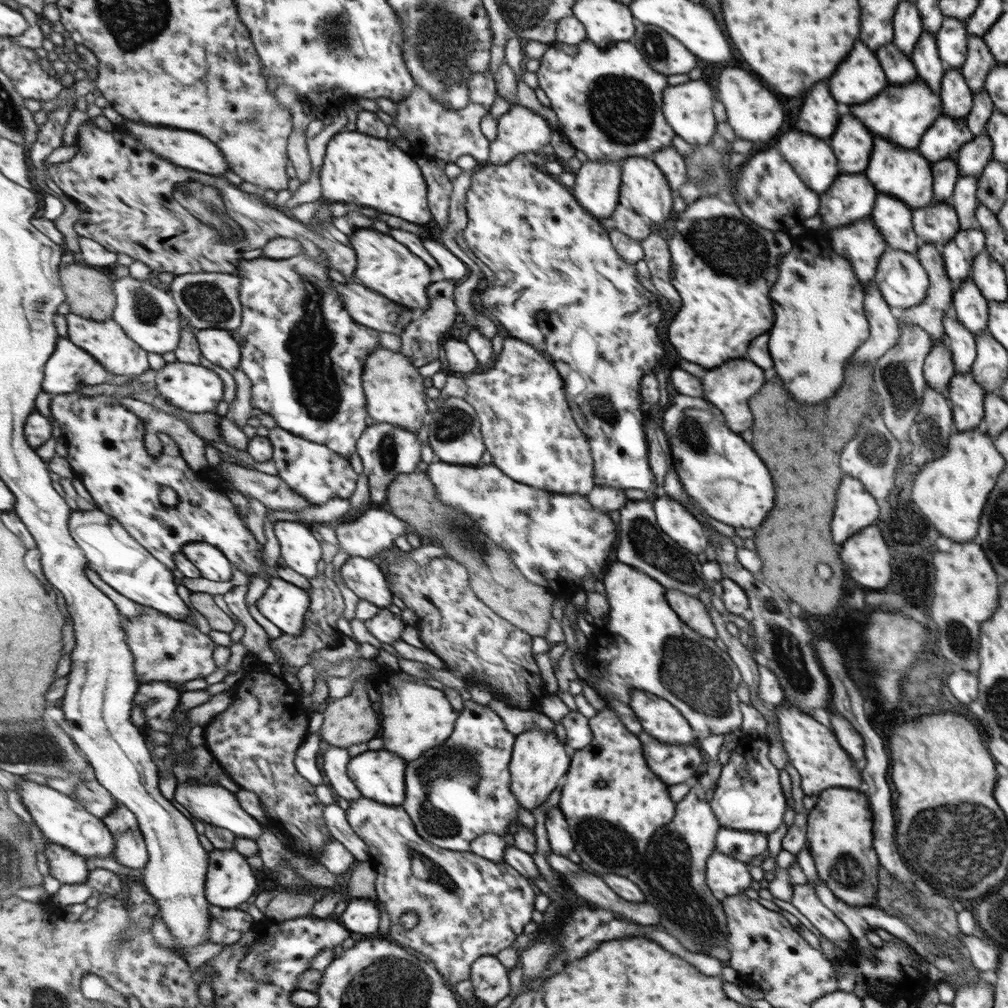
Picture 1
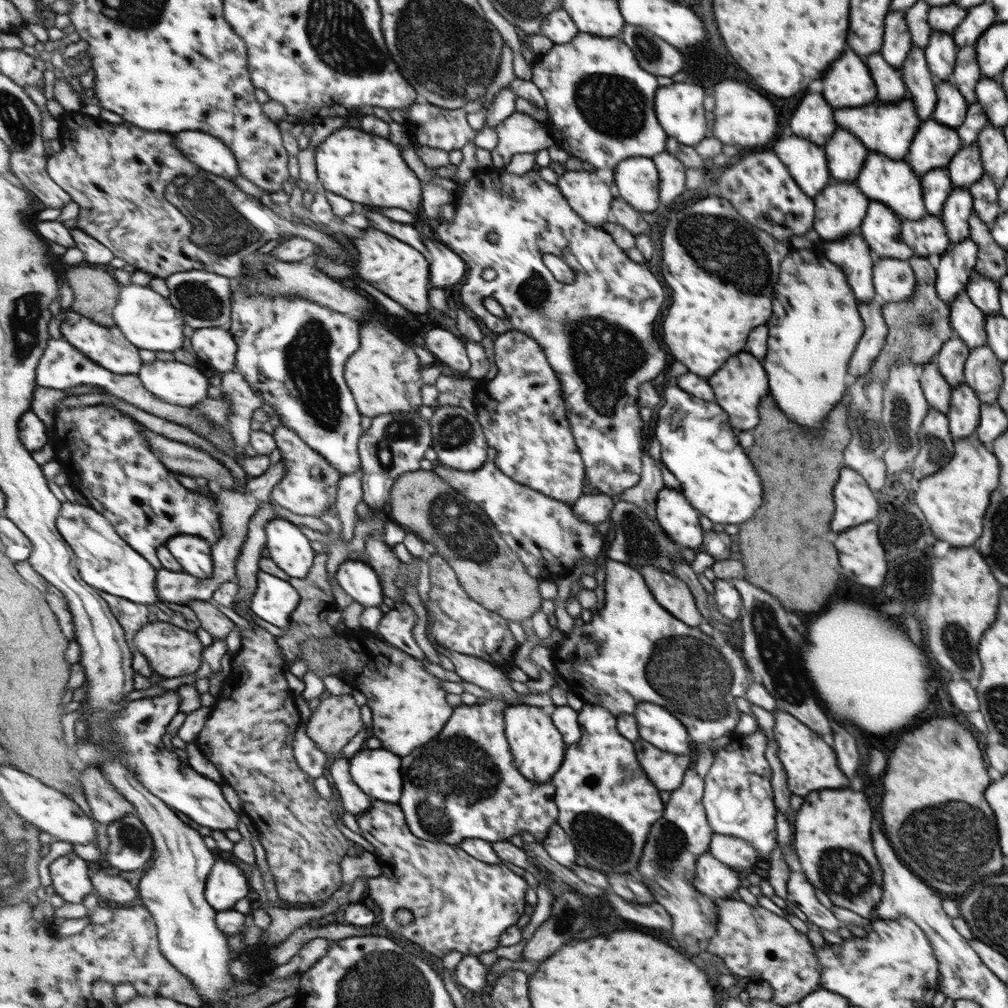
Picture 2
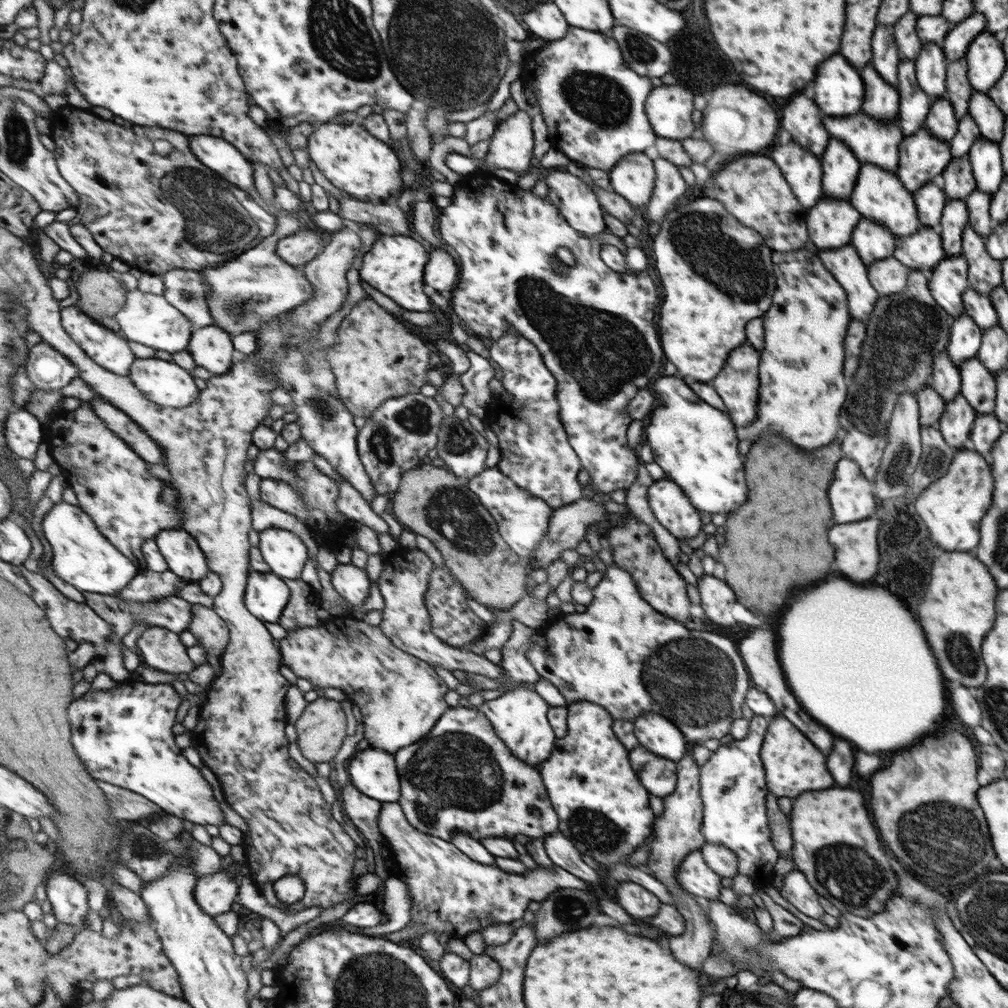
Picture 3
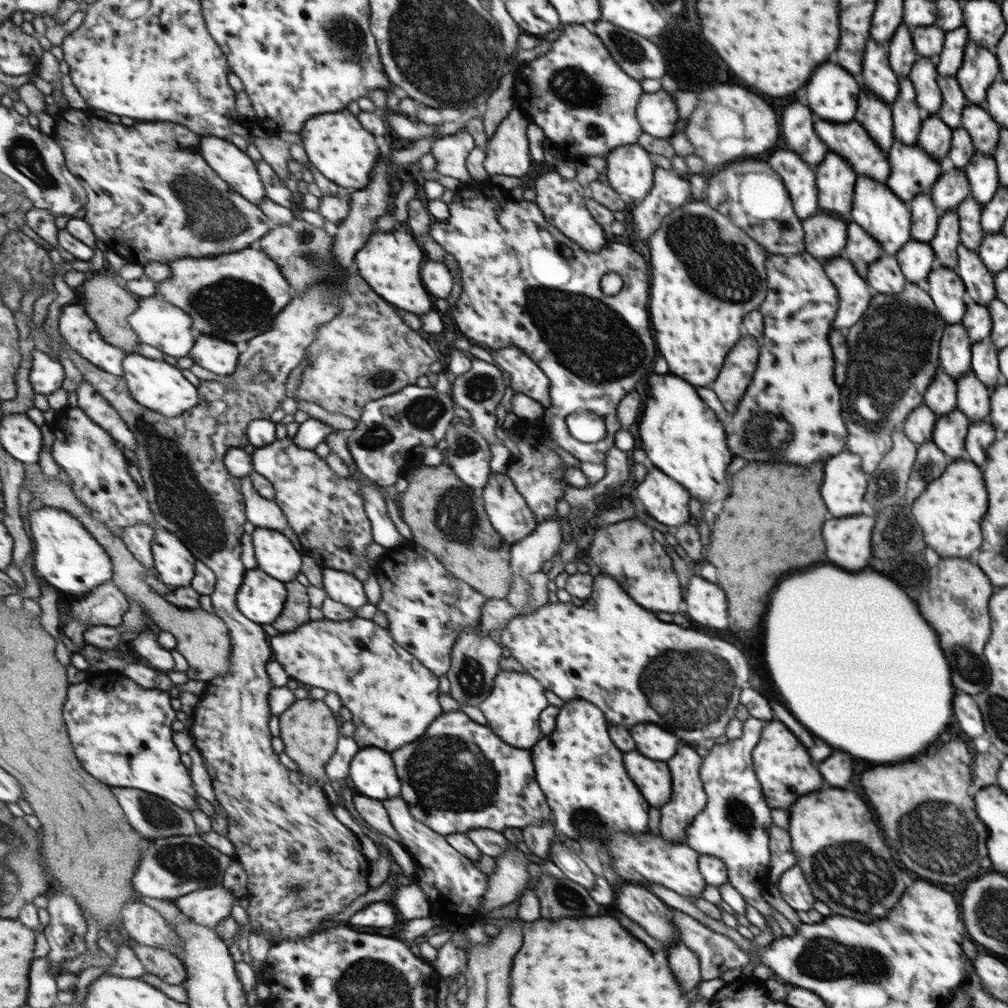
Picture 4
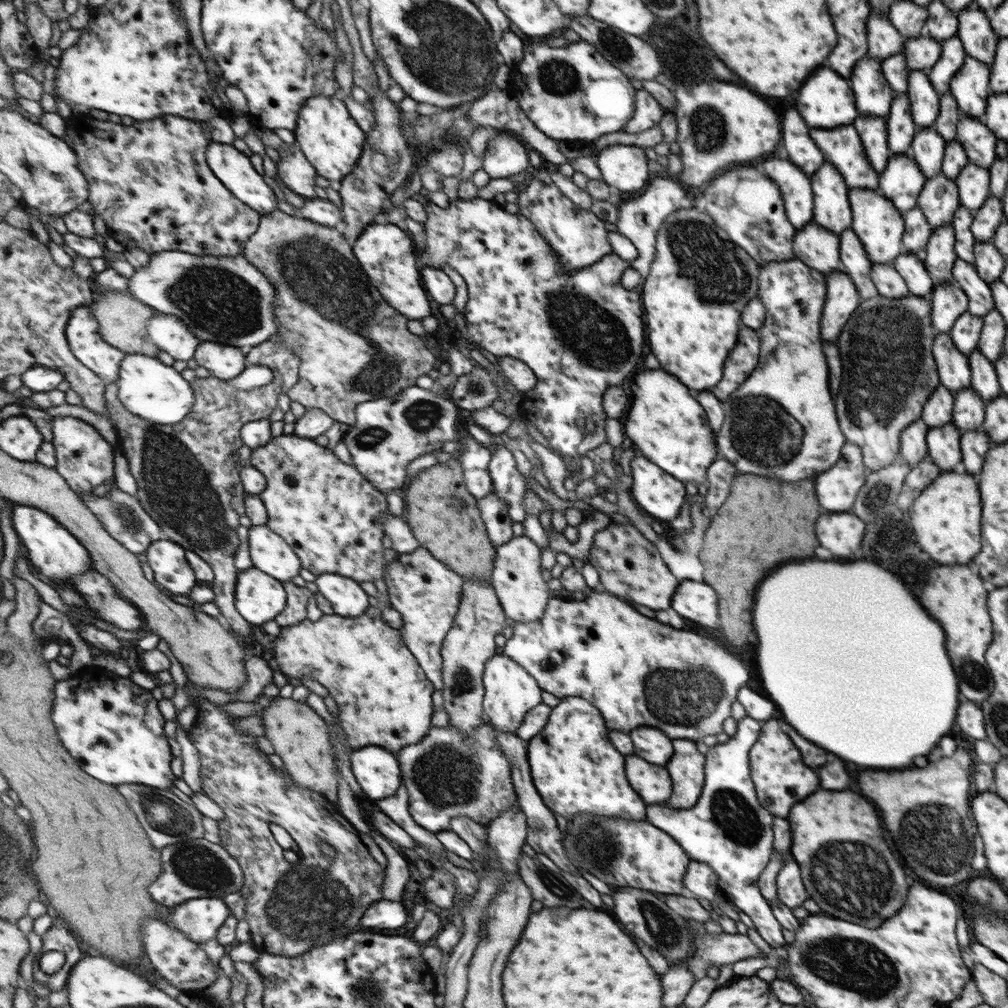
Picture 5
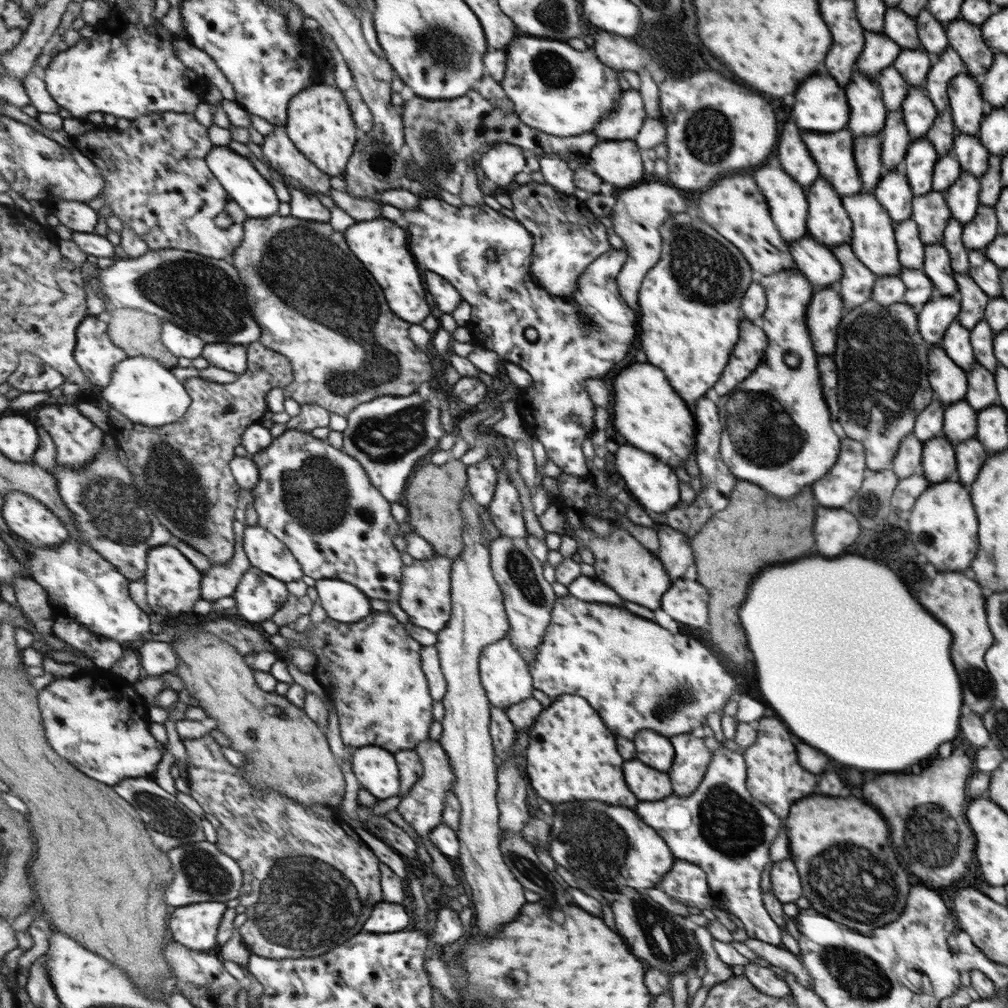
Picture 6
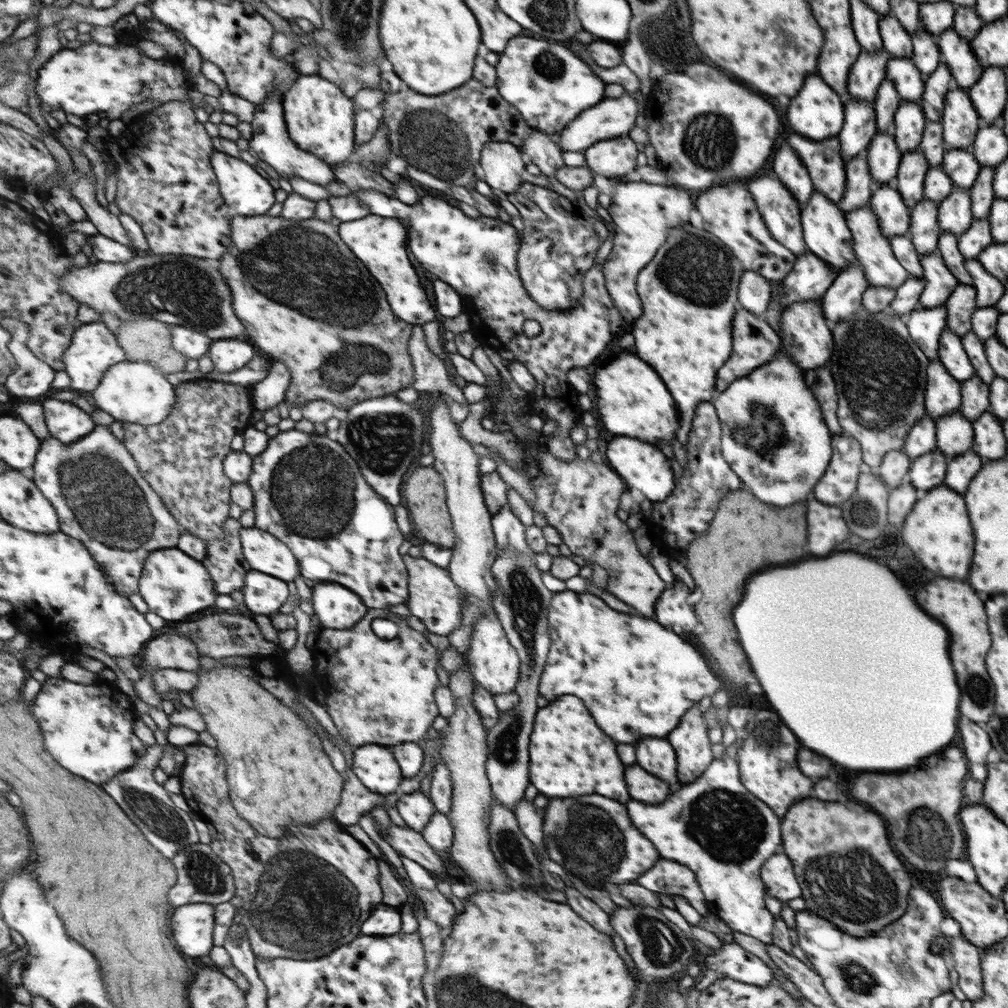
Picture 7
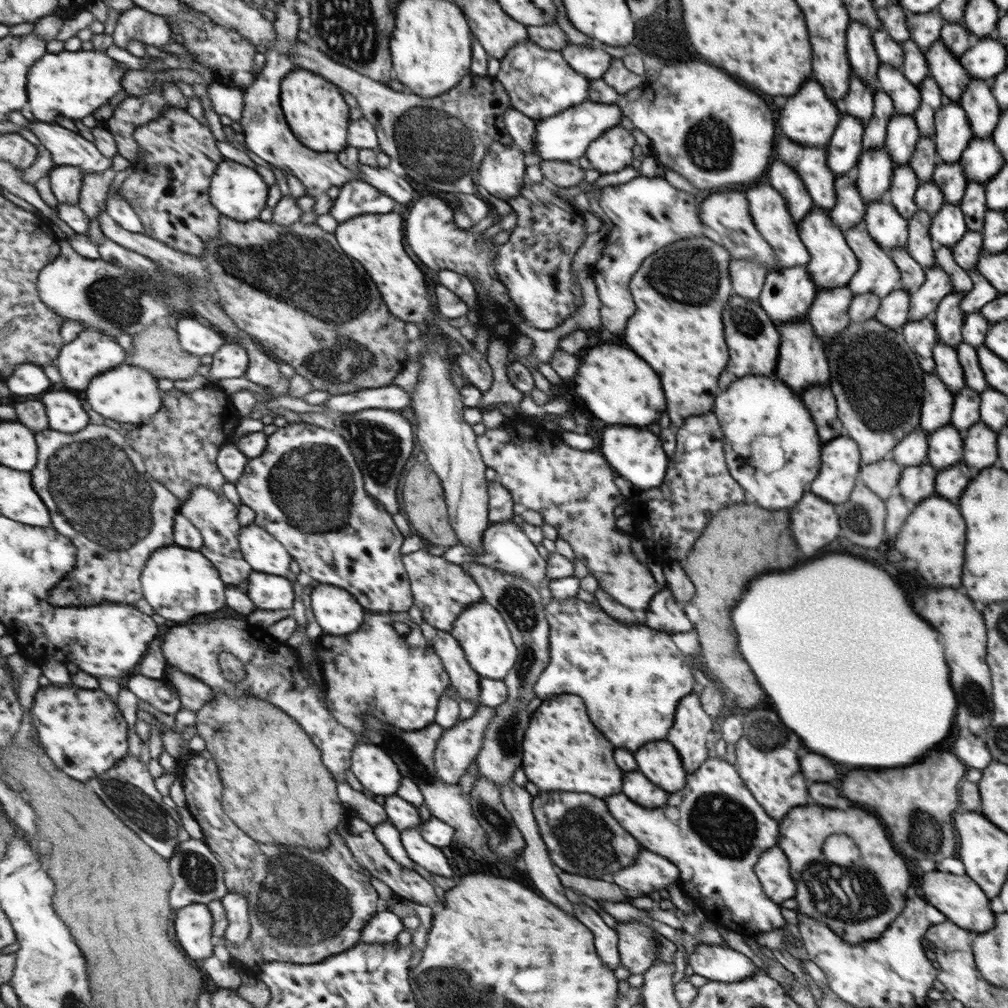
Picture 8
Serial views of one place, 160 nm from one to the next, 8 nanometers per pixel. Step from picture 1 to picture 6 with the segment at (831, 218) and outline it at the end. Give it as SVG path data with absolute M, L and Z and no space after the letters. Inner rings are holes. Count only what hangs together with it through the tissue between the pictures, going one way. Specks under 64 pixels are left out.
M803 235L801 239L789 244L790 253L793 254L794 267L806 276L811 288L821 290L838 284L842 279L842 266L824 244Z

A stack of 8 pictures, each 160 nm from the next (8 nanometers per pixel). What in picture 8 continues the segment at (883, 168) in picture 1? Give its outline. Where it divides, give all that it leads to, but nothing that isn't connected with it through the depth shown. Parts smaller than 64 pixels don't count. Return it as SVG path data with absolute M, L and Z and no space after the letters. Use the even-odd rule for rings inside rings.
M859 224L844 233L847 246L853 252L858 263L857 271L846 286L852 294L871 293L883 298L892 290L898 289L900 285L899 271L895 268L895 264L887 252L875 244L864 224Z

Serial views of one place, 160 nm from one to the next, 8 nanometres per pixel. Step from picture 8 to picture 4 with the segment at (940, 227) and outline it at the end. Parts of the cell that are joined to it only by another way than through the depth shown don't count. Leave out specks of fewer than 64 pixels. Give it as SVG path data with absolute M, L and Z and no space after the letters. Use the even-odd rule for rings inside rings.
M974 150L962 171L970 186L969 196L979 204L987 204L999 186L996 162L992 155L984 155Z

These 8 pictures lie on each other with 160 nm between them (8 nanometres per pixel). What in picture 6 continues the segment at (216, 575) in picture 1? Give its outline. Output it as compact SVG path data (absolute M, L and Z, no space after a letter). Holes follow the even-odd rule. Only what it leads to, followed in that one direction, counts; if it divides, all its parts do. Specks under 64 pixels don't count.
M175 544L153 547L148 556L148 569L145 582L147 586L147 602L154 614L164 618L178 616L181 612L194 612L195 603L202 598L202 582L204 573L191 561L186 553Z

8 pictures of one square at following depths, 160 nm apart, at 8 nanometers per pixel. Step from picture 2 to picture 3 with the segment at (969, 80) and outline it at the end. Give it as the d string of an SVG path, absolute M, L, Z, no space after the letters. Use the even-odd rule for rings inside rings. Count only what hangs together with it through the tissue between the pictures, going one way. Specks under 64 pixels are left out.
M964 57L947 63L946 65L945 99L951 103L957 120L968 113L968 104L973 91L972 86L969 84L966 72L967 65Z

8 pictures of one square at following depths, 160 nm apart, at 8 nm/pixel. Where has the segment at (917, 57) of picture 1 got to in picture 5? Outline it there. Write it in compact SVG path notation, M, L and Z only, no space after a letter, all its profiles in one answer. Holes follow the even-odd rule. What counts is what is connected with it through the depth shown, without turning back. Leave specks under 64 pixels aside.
M906 93L894 96L890 112L885 119L891 154L903 154L909 148L909 142L915 134L915 123L910 113L910 99Z

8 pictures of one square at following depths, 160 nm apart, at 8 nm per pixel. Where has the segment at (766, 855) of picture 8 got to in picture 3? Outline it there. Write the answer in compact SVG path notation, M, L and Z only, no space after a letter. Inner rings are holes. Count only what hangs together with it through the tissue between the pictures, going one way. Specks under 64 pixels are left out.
M795 869L787 872L782 881L780 895L805 916L820 920L824 913L823 908L817 902L814 888L805 880L805 874Z

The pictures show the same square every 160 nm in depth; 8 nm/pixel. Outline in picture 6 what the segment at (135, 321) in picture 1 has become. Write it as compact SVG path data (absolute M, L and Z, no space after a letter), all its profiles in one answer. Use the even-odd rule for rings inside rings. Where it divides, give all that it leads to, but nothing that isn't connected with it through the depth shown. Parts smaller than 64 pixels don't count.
M169 321L165 322L162 333L163 344L175 355L181 358L199 358L206 347L206 341L186 329L179 328Z

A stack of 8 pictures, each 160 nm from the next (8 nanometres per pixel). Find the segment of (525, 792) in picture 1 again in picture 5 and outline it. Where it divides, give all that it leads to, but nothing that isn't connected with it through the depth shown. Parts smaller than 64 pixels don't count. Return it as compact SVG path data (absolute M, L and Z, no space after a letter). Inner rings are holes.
M503 651L496 654L486 666L484 685L486 686L484 708L488 721L492 726L494 724L494 728L501 733L517 735L529 712L543 702L543 696L541 696L543 689L539 686L537 679L531 676L522 664L515 662Z

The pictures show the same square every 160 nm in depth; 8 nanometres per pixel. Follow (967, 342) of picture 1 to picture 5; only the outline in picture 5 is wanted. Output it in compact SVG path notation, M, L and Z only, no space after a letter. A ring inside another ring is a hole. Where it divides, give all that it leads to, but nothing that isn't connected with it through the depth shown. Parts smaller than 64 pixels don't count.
M938 384L922 406L922 421L928 428L943 427L953 419L954 394Z

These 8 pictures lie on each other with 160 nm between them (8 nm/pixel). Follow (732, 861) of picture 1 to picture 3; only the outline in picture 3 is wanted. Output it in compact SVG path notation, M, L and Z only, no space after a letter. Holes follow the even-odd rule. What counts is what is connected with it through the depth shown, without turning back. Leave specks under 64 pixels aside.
M699 851L690 852L678 868L677 882L682 885L684 891L693 896L712 901L719 896L721 878L707 867Z

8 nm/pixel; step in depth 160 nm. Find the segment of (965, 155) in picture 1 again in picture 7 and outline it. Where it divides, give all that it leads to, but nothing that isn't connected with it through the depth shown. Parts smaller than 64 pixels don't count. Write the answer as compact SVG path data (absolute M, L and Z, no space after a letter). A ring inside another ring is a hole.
M922 199L917 203L913 209L910 210L910 225L908 231L910 232L910 239L915 247L915 252L919 256L934 253L936 251L937 239L941 232L943 232L937 224L937 207L932 200Z

